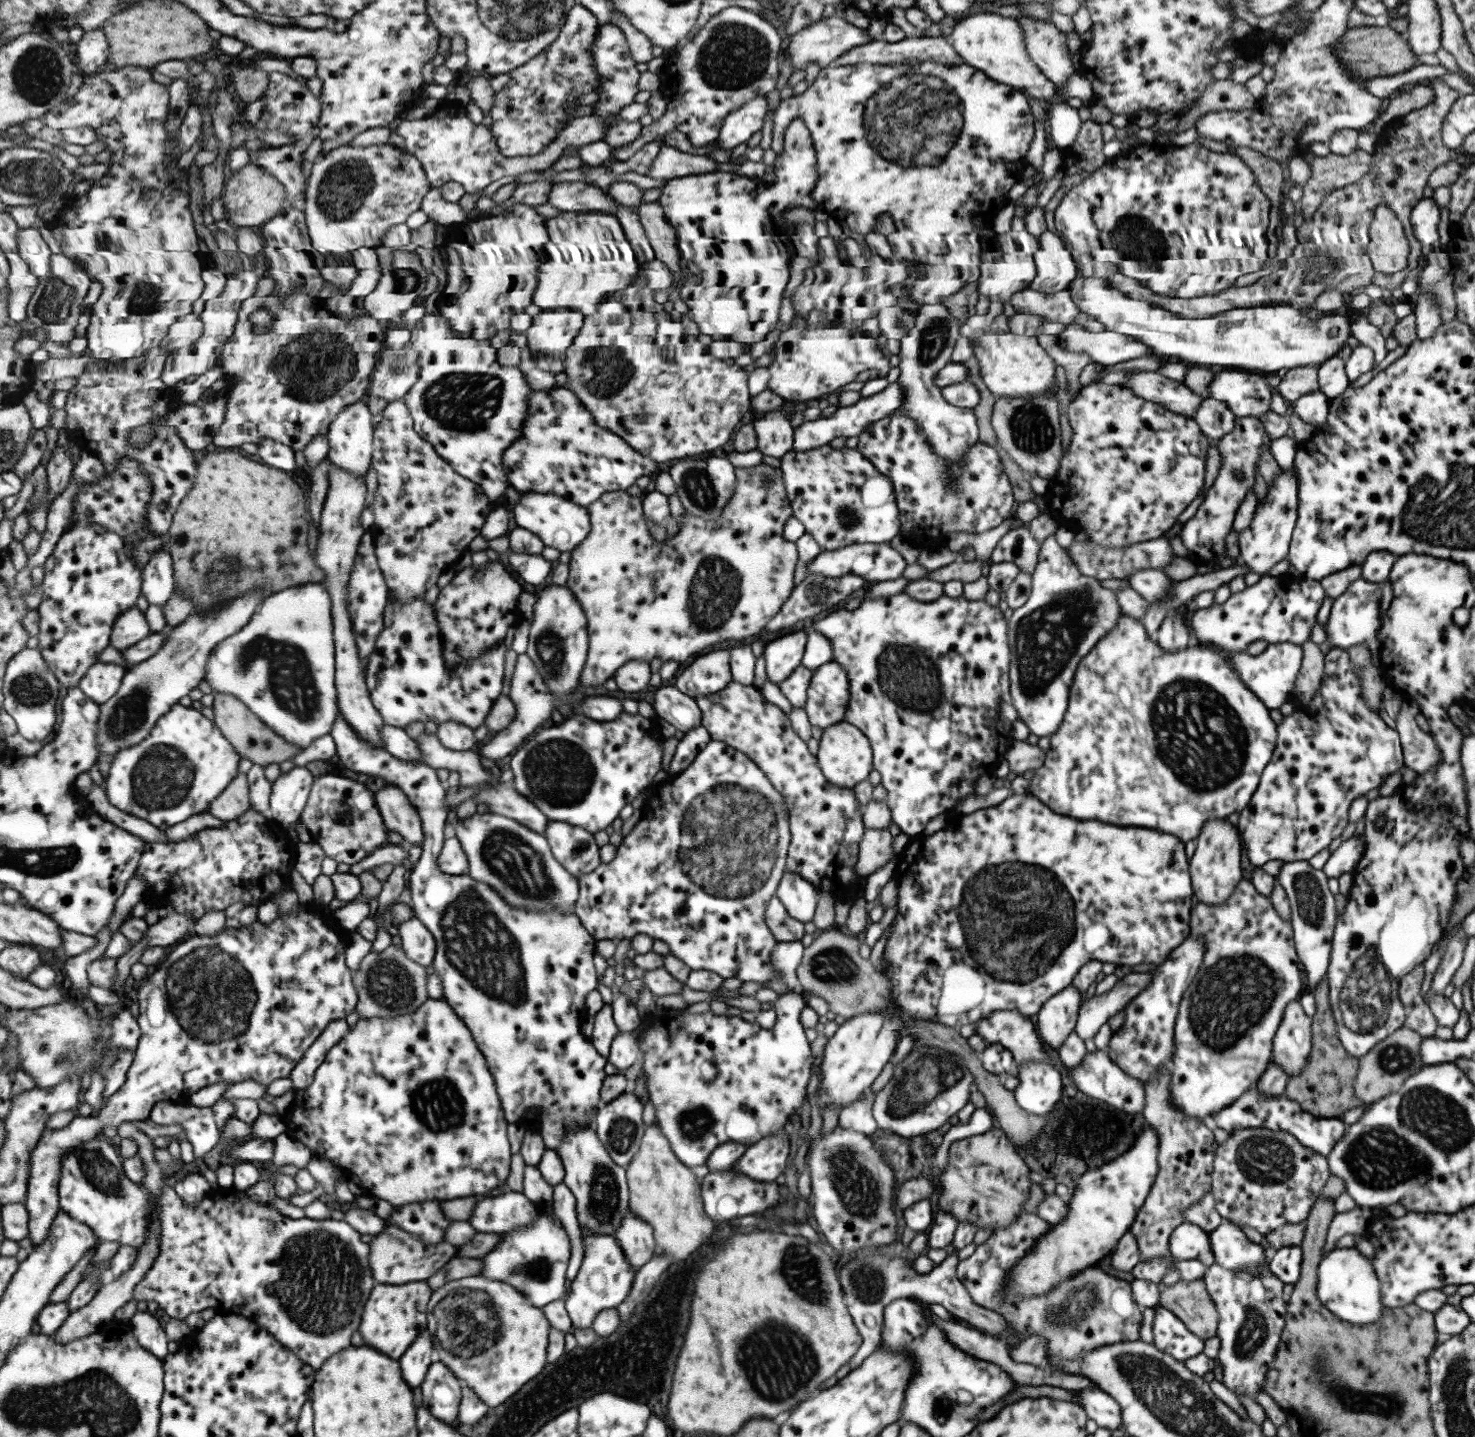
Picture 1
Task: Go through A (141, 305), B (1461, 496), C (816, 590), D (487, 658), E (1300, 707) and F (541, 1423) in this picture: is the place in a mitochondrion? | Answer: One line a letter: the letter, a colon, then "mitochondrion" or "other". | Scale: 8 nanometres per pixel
A: mitochondrion
B: mitochondrion
C: mitochondrion
D: other
E: other
F: other

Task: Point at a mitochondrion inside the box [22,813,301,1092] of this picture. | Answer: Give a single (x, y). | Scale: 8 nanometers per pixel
(211, 993)

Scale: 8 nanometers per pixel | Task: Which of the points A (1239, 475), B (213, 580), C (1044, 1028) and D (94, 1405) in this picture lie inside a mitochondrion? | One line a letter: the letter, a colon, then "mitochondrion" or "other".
A: other
B: mitochondrion
C: other
D: mitochondrion

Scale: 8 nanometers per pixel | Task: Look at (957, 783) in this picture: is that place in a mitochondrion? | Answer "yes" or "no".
no

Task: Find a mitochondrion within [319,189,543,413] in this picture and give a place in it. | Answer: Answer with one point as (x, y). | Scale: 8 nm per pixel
(404, 276)

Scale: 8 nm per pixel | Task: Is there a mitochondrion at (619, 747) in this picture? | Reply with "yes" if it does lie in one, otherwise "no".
no

